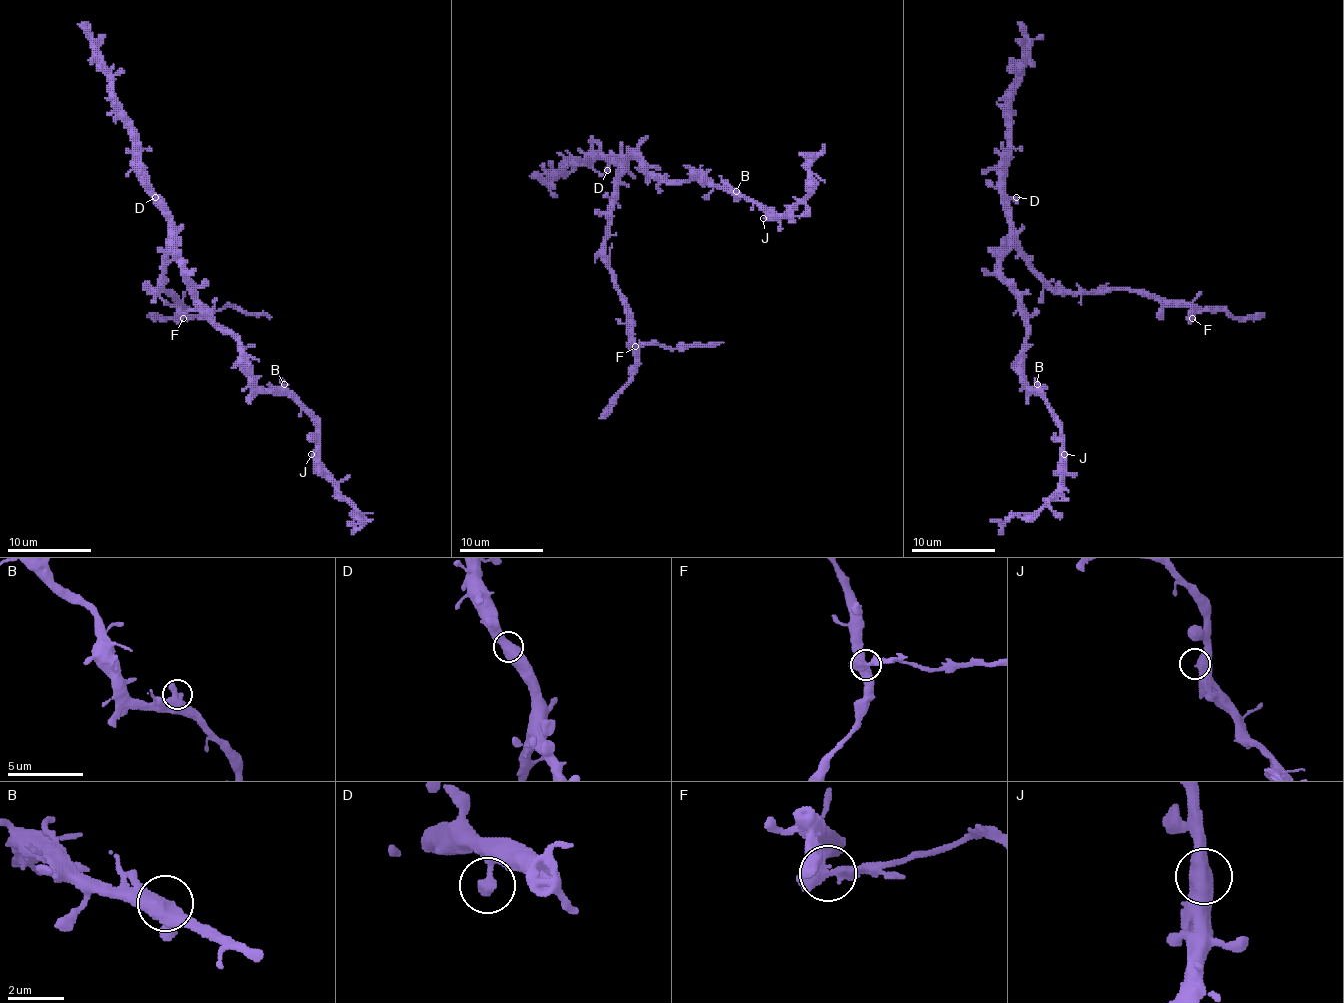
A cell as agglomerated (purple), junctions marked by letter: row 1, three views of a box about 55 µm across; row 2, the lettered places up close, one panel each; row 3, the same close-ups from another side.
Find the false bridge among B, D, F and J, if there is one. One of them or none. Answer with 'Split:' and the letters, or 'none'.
Split: F

